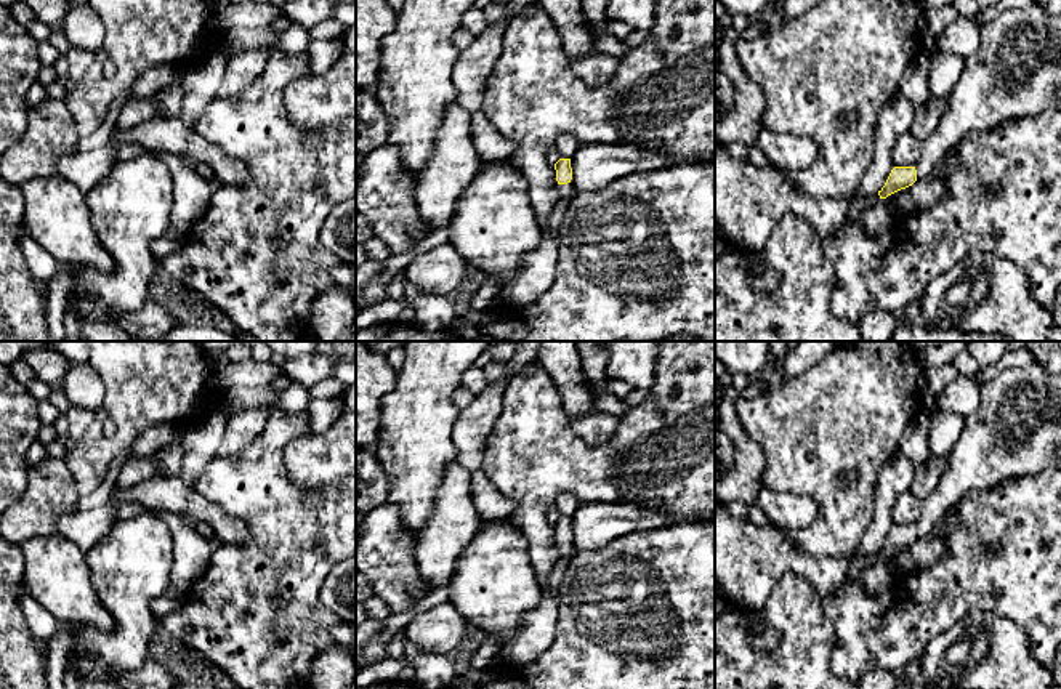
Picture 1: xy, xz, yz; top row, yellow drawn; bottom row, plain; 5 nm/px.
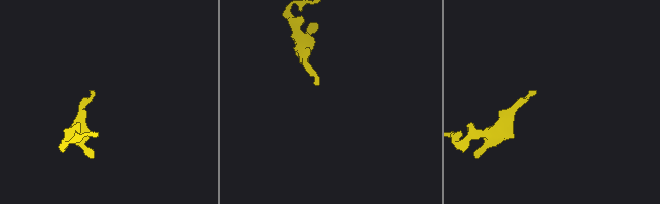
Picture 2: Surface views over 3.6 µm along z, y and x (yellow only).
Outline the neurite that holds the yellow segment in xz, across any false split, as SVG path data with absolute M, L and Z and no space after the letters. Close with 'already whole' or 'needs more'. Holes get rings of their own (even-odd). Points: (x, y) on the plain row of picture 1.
M559 518L555 522L555 529L556 529L556 540L559 543L558 553L563 559L569 561L575 553L575 548L571 543L572 538L571 518Z; needs more

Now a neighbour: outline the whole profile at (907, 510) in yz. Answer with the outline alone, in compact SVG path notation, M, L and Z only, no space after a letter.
M910 490L902 492L896 498L891 518L894 526L917 526L922 518L922 498Z

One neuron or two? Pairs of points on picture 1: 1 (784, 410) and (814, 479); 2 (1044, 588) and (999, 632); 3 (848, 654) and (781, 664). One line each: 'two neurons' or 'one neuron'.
1: one neuron
2: two neurons
3: two neurons

